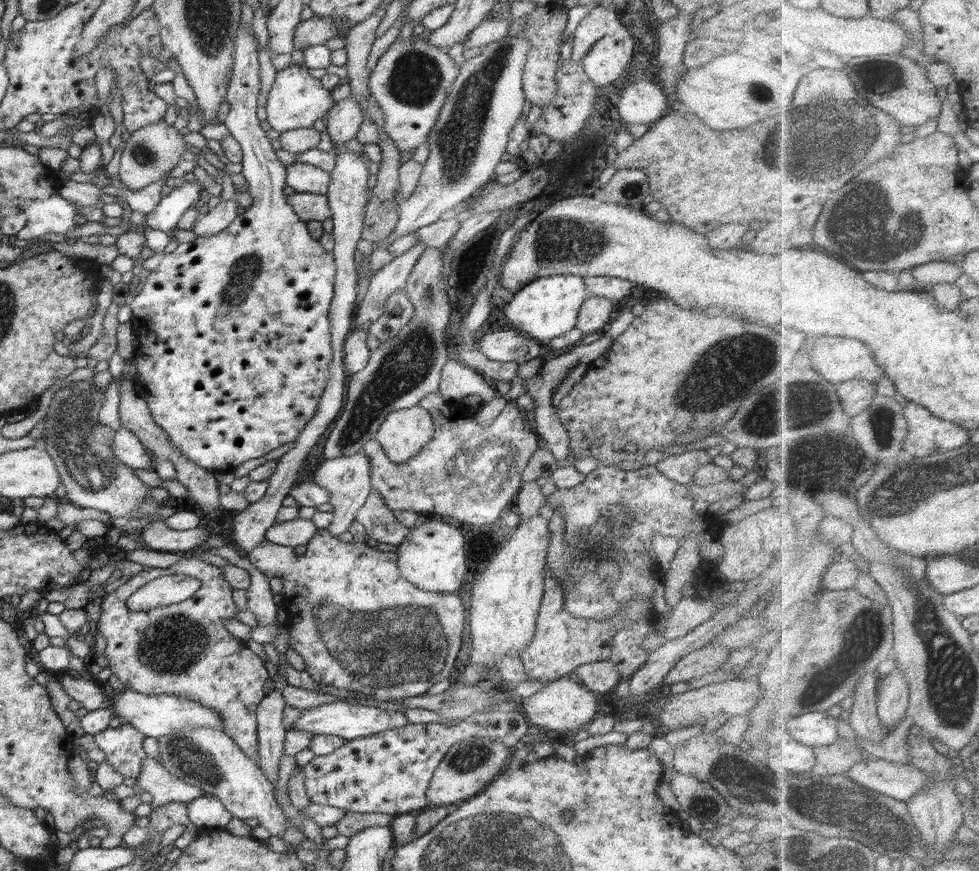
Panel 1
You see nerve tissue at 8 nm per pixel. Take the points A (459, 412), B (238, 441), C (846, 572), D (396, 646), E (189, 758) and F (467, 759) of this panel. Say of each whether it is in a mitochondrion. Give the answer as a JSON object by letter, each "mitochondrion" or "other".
{"A":"other","B":"other","C":"other","D":"mitochondrion","E":"mitochondrion","F":"mitochondrion"}

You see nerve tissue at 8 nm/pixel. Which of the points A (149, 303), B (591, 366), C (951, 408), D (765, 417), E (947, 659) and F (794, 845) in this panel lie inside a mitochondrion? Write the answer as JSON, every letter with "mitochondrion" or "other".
{"A":"other","B":"other","C":"other","D":"mitochondrion","E":"mitochondrion","F":"mitochondrion"}

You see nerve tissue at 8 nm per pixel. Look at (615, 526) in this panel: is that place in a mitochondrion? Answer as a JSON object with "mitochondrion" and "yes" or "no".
{"mitochondrion":"yes"}

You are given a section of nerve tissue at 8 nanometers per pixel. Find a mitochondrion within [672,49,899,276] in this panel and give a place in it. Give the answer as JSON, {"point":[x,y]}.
{"point":[798,145]}

